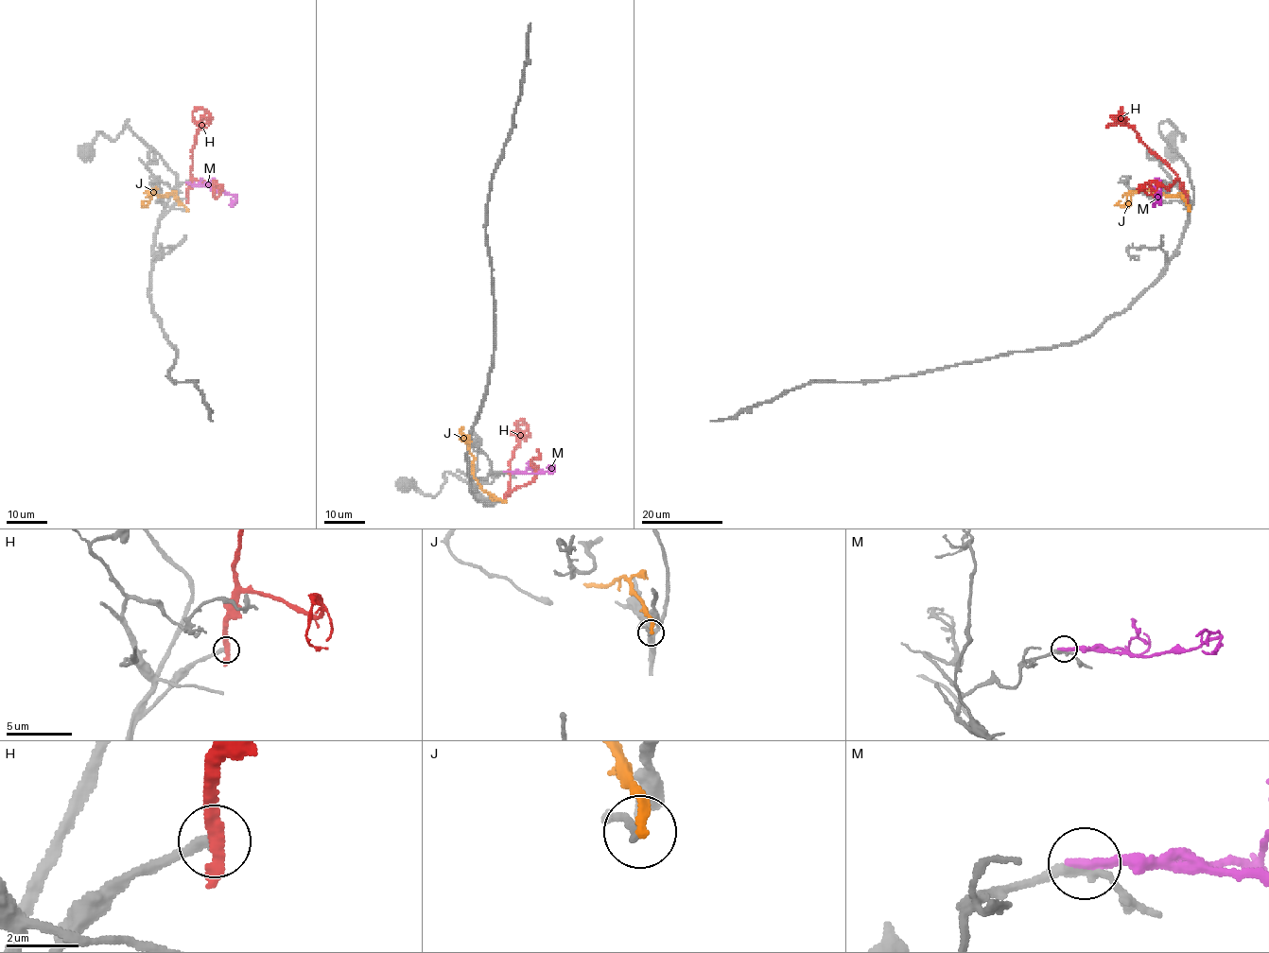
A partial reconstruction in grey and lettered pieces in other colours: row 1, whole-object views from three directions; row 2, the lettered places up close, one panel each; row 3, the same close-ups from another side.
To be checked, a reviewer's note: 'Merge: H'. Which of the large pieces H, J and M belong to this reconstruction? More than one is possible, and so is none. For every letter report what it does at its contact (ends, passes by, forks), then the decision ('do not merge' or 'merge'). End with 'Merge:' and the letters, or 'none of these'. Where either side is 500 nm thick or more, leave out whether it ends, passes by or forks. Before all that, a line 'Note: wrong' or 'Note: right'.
Note: wrong
H: it ends there; do not merge
J: it ends there; do not merge
M: it ends there; do not merge
Merge: none of these

